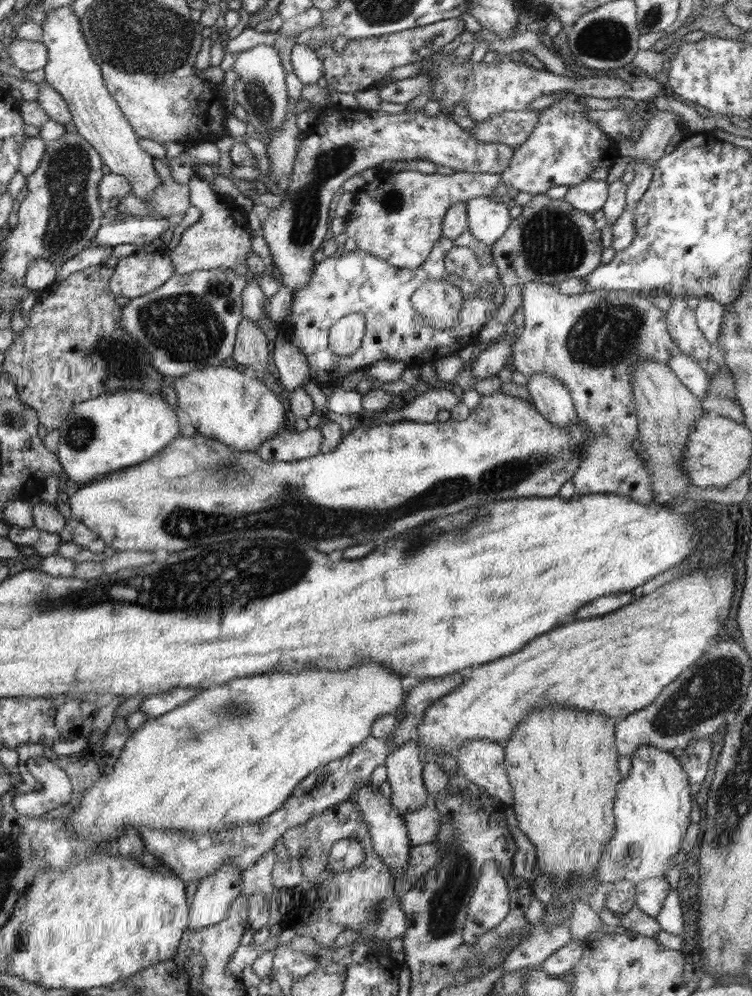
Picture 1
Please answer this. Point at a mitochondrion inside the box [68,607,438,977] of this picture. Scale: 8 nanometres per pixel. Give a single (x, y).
(371, 915)

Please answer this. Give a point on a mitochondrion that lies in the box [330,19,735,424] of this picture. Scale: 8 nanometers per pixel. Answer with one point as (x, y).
(607, 335)

